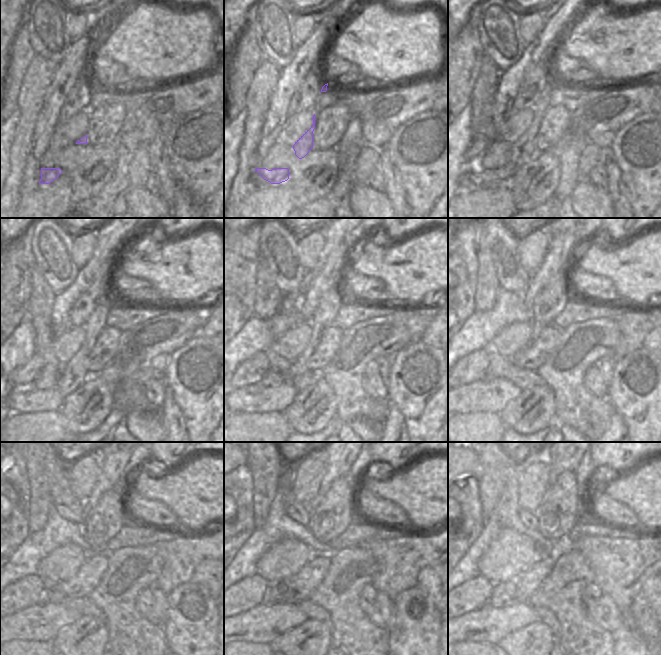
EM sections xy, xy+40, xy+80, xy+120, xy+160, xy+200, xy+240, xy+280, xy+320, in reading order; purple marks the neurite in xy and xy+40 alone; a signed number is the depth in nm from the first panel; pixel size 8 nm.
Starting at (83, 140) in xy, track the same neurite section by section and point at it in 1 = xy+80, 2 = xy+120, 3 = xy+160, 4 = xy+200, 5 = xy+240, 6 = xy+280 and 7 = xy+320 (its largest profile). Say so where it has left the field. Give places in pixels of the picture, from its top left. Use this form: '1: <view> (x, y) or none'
1: xy+80 (524, 149)
2: xy+120 (73, 373)
3: xy+160 (330, 303)
4: xy+200 (549, 303)
5: xy+240 (111, 513)
6: xy+280 (338, 509)
7: xy+320 (558, 514)

